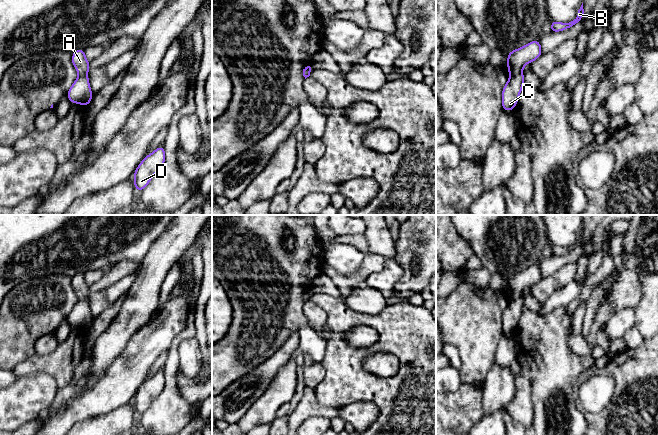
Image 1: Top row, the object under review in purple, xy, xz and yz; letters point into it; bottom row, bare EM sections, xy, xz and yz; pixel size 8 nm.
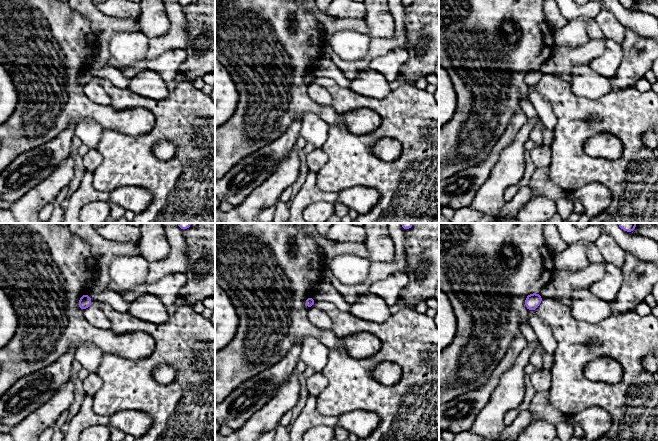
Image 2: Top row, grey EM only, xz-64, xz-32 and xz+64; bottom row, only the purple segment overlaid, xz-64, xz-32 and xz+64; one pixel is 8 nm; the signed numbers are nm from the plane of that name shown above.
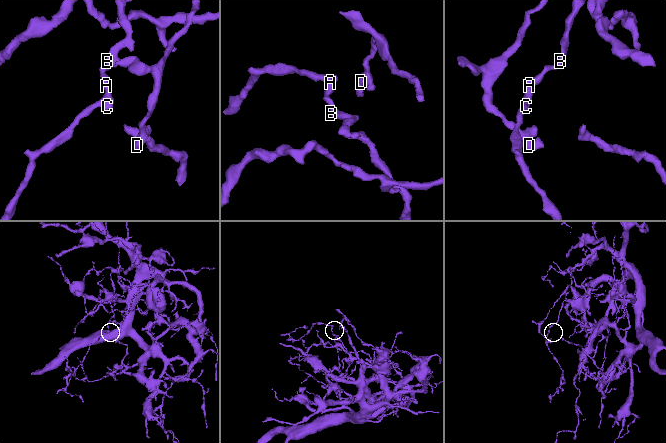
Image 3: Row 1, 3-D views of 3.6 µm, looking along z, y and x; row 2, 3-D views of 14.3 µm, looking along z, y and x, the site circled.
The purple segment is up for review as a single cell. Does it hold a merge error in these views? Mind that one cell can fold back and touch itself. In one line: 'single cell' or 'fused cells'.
single cell

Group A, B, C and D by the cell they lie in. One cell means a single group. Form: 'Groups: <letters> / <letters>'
Groups: A B C D

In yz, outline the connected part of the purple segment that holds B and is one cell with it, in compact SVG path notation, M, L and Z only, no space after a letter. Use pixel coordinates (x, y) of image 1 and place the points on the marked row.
M582 3L580 9L578 10L577 16L573 21L571 21L567 24L561 23L558 21L551 21L550 31L551 32L560 32L560 31L566 30L566 29L572 27L573 25L575 25L576 23L578 23L583 16L584 16L584 9L583 9L583 3Z

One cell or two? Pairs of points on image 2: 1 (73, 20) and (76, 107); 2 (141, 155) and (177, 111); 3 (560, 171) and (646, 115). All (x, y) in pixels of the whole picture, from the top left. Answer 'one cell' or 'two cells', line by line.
1: one cell
2: one cell
3: one cell

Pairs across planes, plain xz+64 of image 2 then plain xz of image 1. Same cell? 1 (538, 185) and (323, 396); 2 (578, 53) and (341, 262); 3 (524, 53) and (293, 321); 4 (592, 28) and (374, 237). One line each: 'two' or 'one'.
1: two
2: two
3: one
4: two

